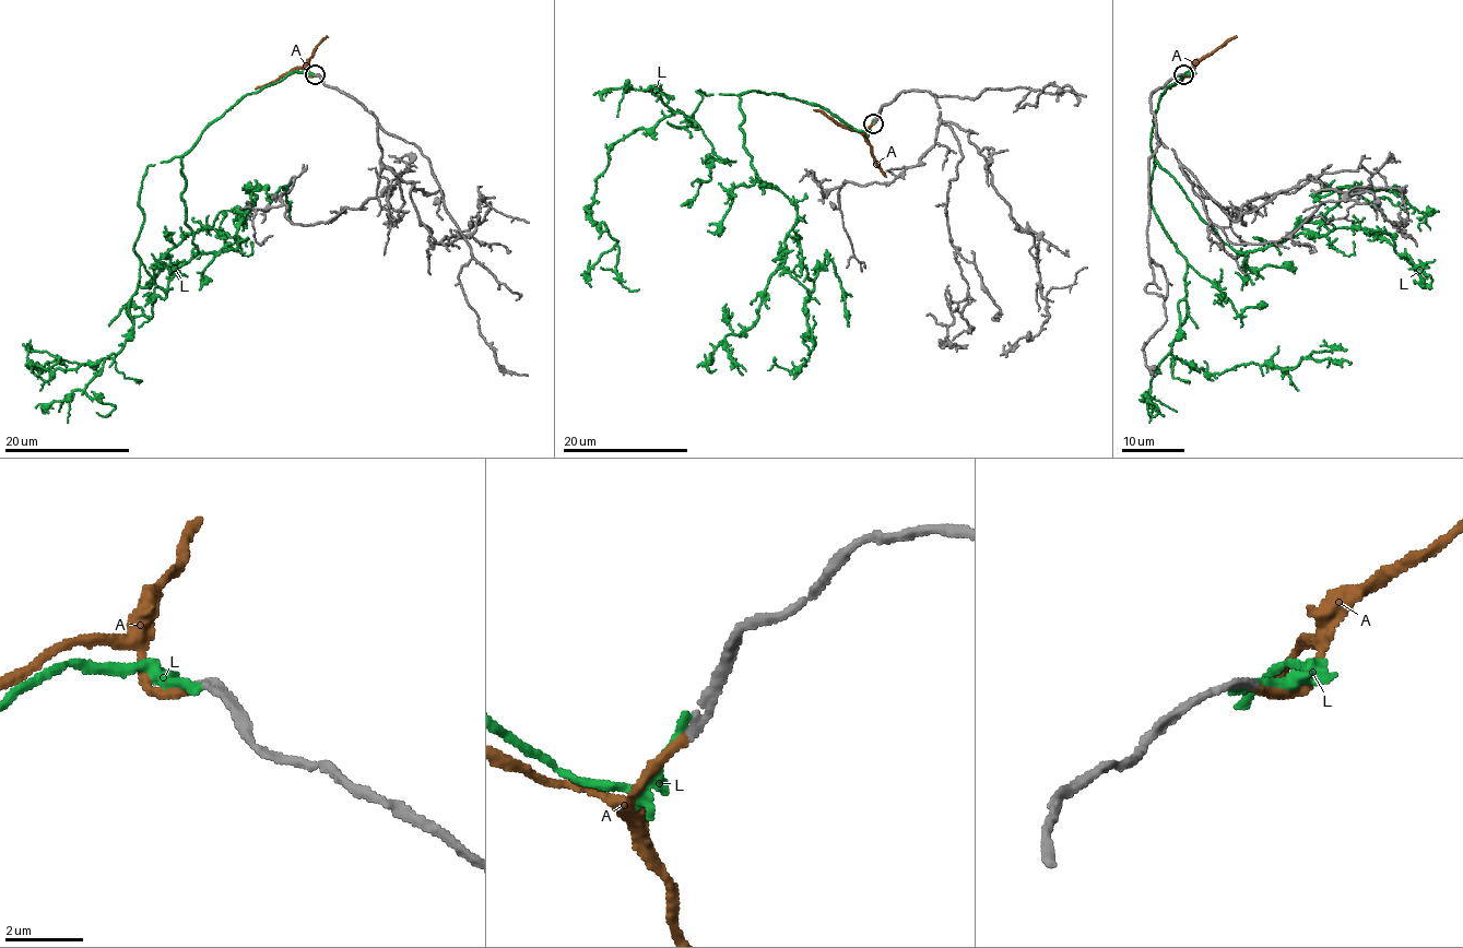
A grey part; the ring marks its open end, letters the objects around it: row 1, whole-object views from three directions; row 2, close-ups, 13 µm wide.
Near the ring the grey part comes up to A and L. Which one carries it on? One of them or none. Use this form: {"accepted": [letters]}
{"accepted": ["A"]}

